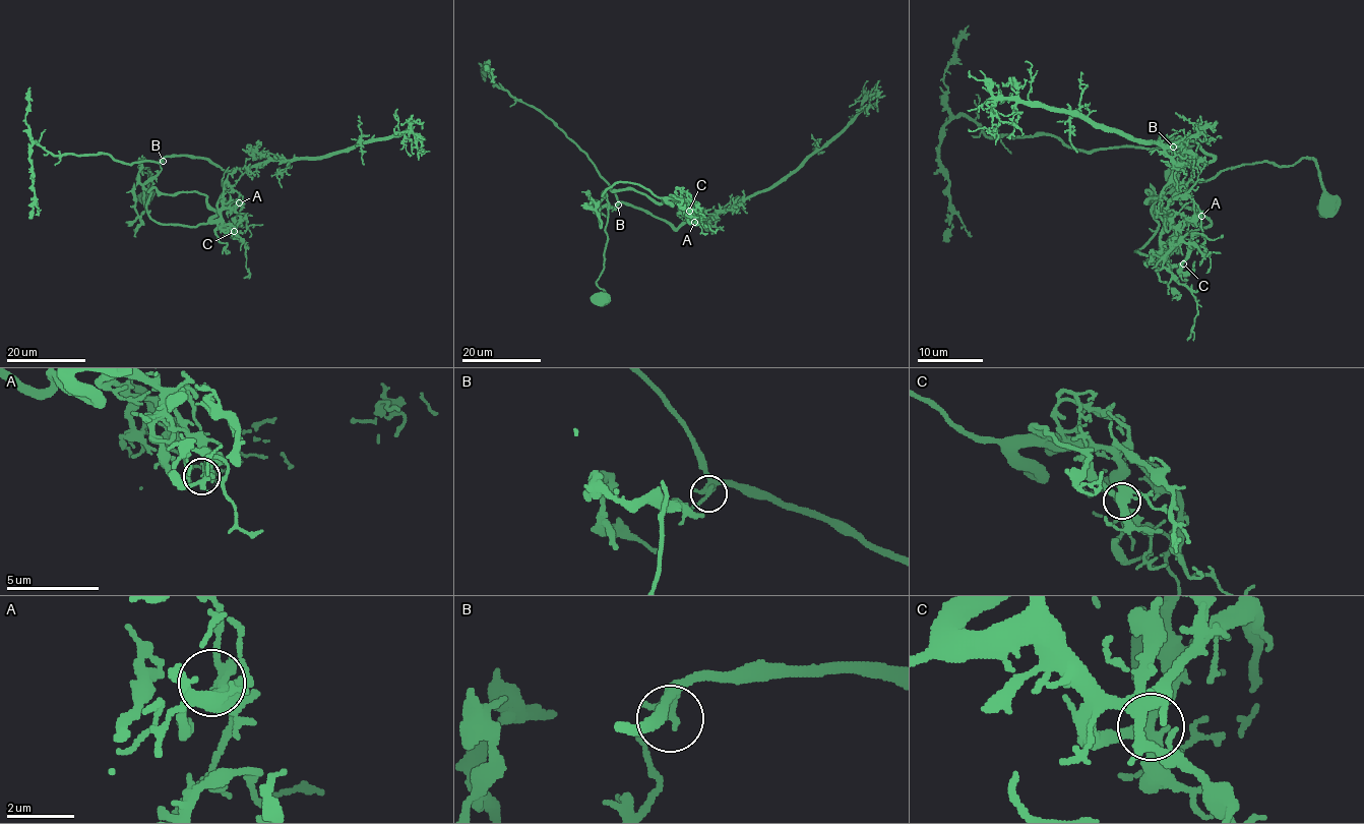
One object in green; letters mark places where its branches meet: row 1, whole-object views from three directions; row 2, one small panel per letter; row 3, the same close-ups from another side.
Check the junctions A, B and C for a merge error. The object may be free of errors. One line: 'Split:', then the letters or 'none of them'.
Split: B

